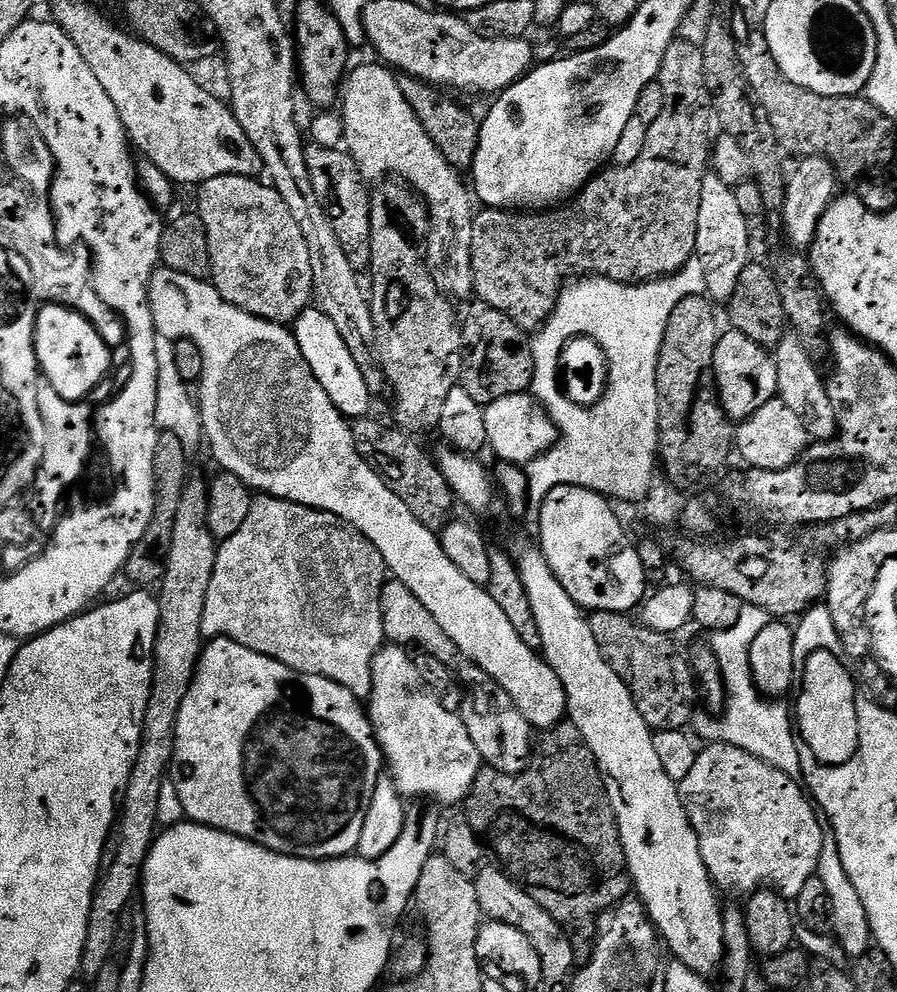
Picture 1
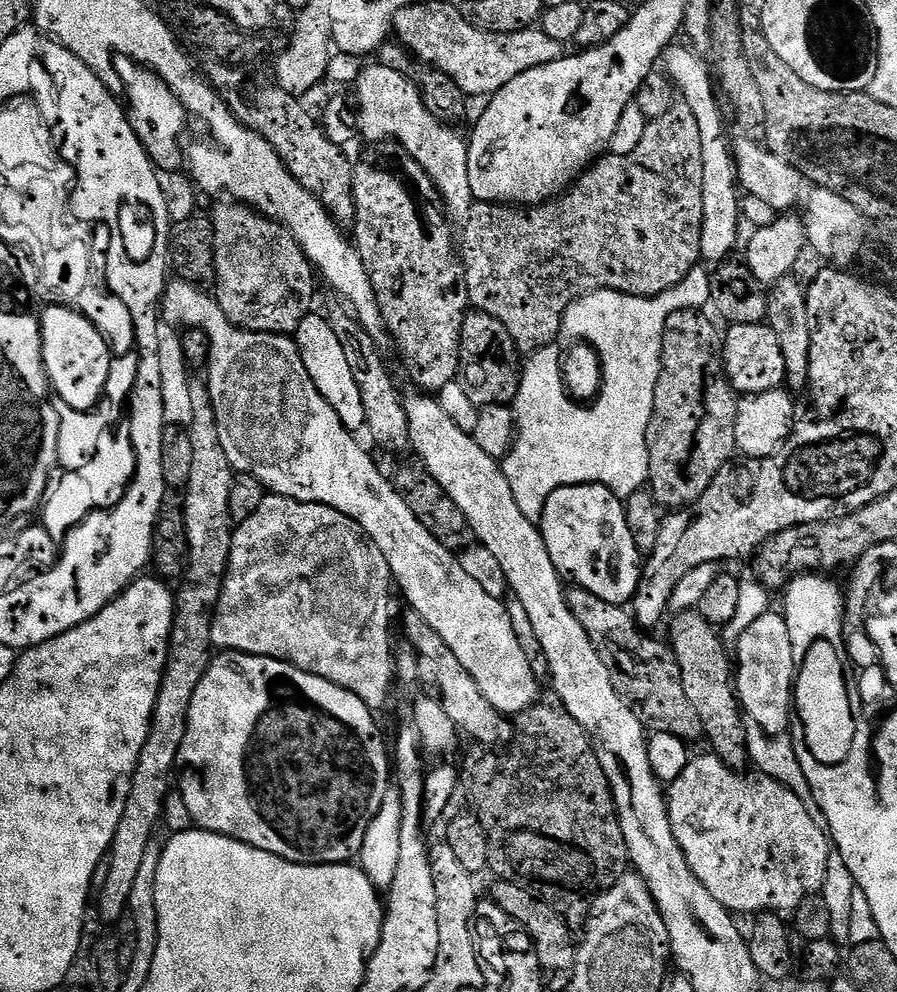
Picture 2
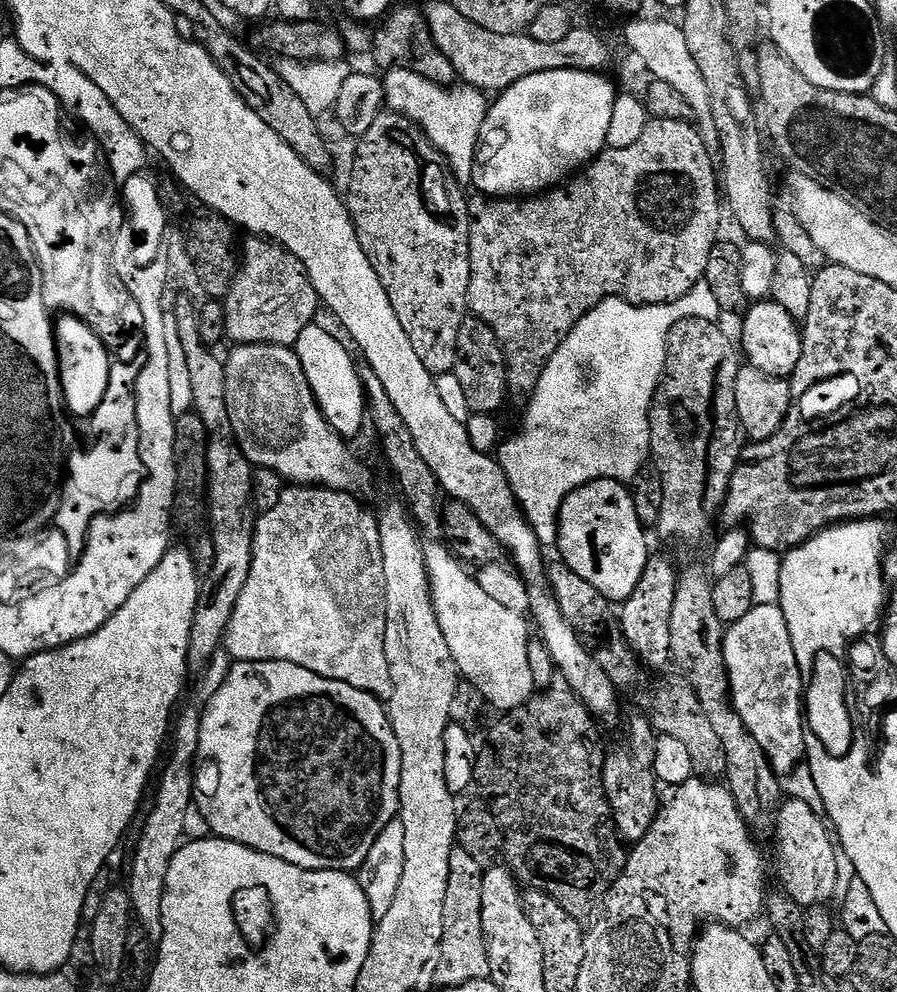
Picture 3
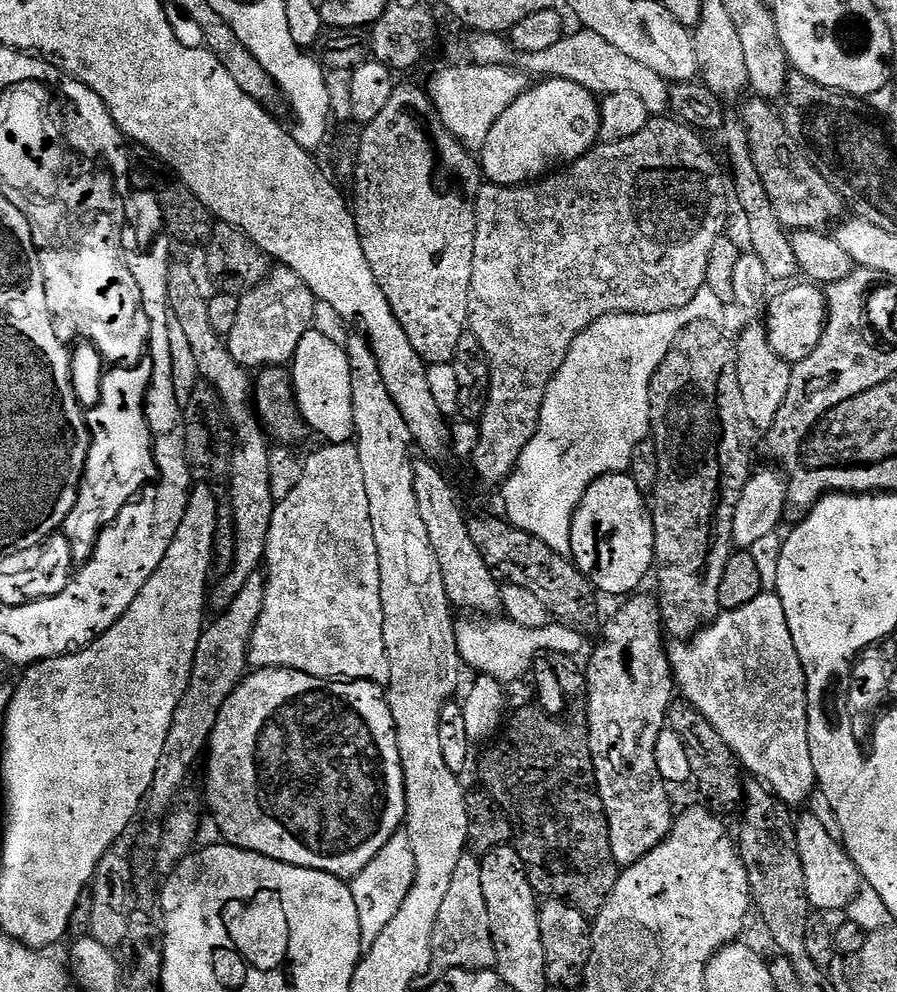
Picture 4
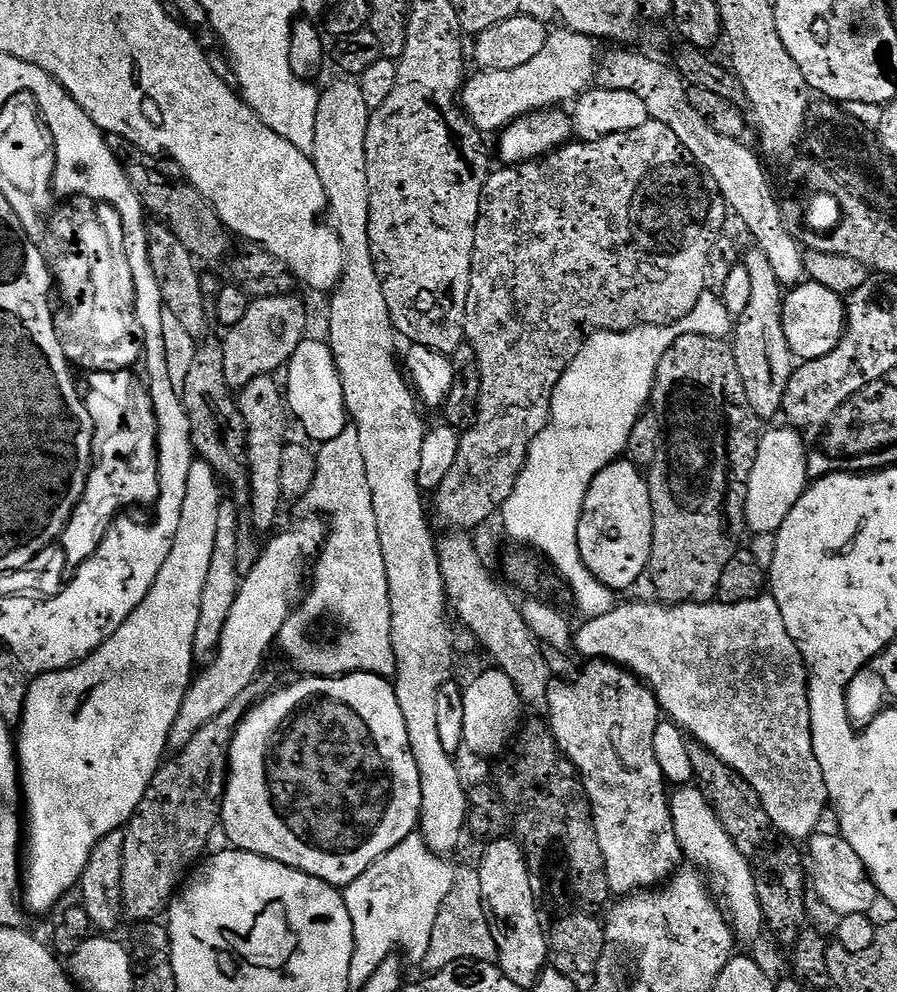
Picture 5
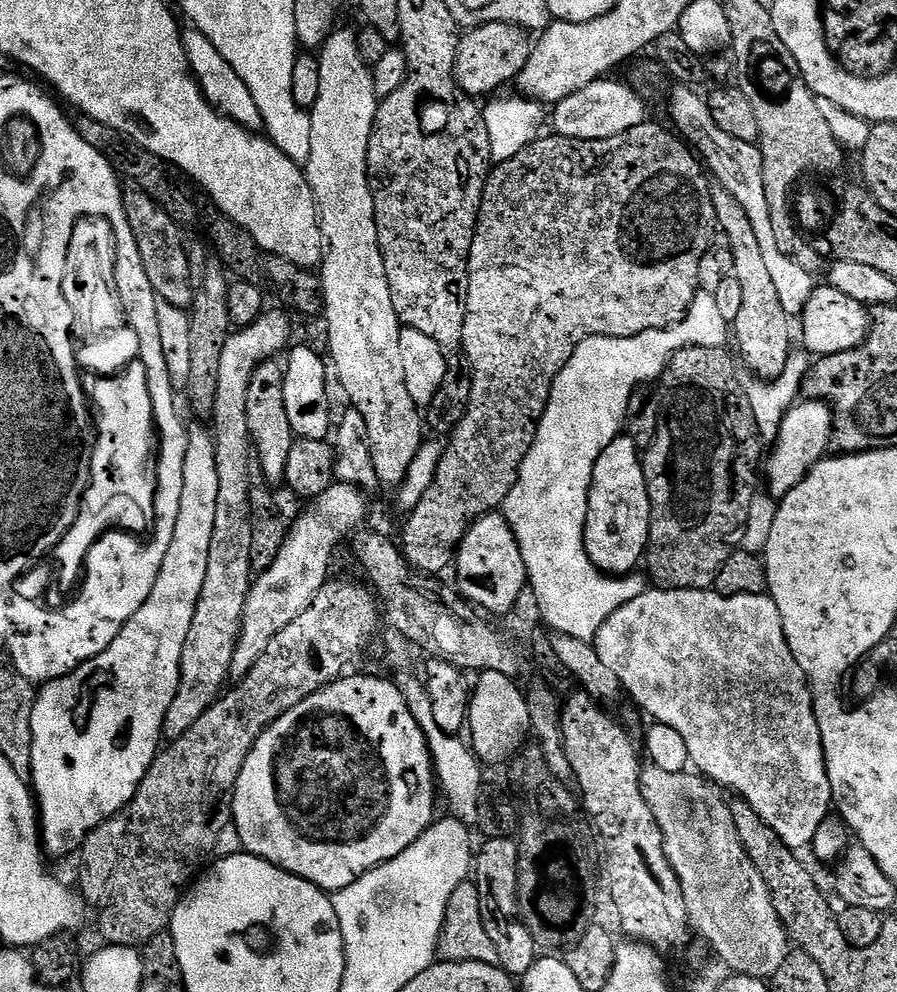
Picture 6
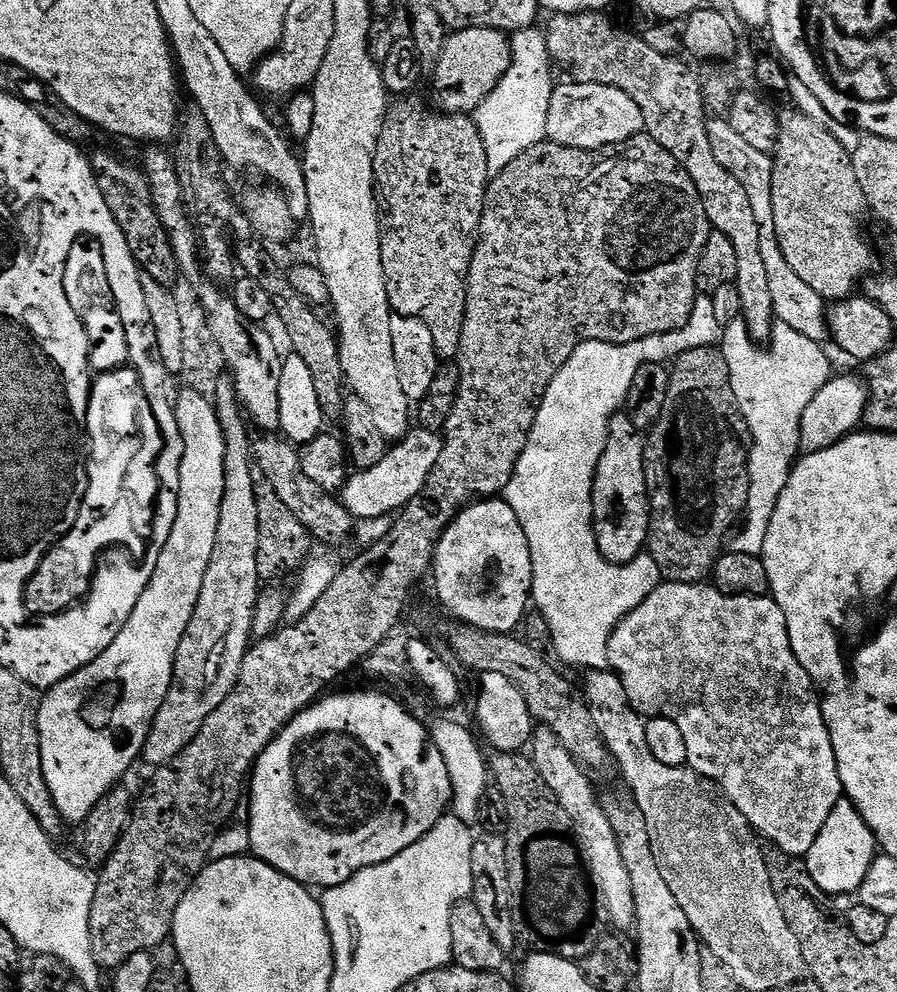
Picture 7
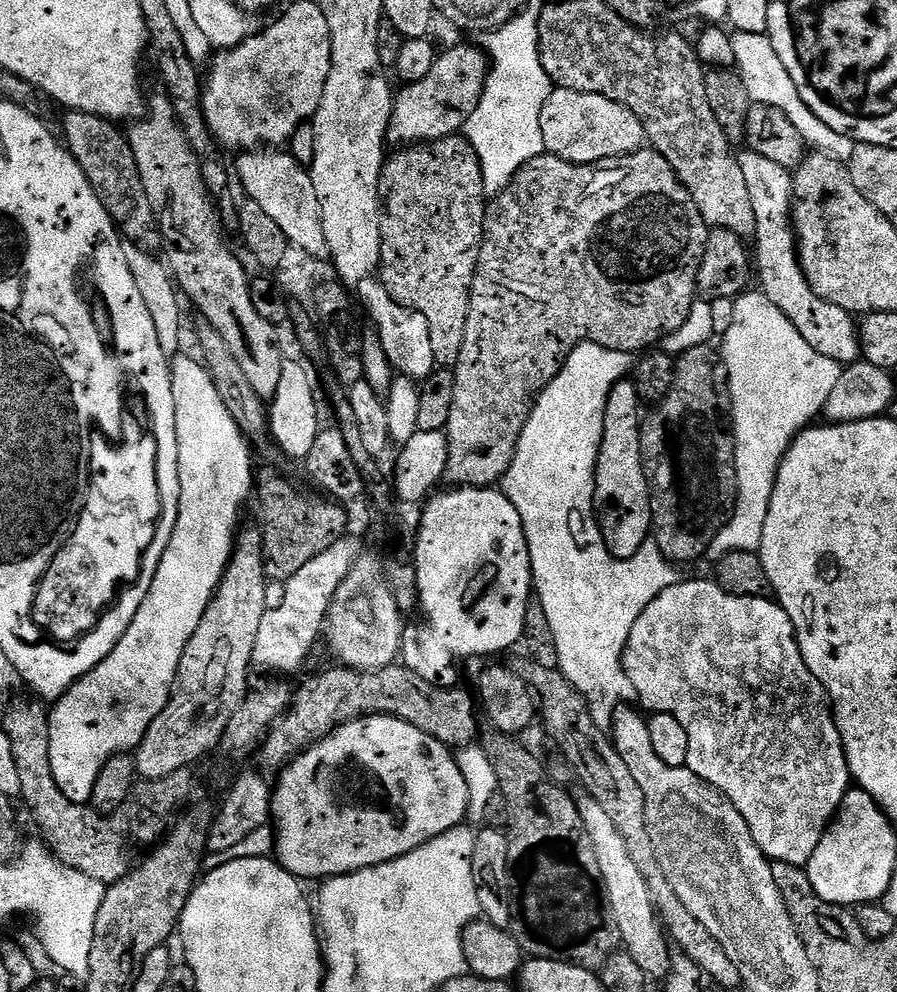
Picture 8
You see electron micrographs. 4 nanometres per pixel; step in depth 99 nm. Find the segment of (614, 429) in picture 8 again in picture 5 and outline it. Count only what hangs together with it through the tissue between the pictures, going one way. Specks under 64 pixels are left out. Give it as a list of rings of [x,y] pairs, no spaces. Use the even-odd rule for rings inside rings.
[[[627,458],[615,460],[606,466],[591,482],[584,494],[584,505],[580,511],[576,542],[582,562],[607,588],[617,594],[623,594],[632,588],[648,571],[650,550],[654,538],[654,510],[650,506],[650,490],[645,473]]]

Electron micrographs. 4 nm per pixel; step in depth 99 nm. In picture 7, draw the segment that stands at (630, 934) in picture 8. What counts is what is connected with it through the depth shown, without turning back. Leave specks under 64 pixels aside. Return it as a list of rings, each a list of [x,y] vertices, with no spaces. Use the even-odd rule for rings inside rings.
[[[537,727],[532,734],[530,745],[530,759],[532,764],[542,774],[542,782],[550,786],[550,794],[558,798],[558,806],[571,819],[572,829],[576,840],[580,844],[580,851],[584,853],[585,864],[589,867],[592,878],[593,891],[602,901],[603,909],[609,917],[609,923],[617,931],[631,931],[636,923],[636,907],[634,906],[633,884],[620,854],[619,842],[614,828],[606,814],[606,809],[596,797],[592,789],[593,777],[580,766],[569,750],[562,746],[558,736],[548,728]]]

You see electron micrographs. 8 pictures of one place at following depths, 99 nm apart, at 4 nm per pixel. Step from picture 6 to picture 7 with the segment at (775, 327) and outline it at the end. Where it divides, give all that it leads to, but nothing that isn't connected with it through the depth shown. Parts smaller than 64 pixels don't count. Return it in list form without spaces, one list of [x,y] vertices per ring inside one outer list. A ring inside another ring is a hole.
[[[561,12],[551,17],[544,32],[548,53],[553,65],[565,68],[571,79],[578,84],[601,84],[614,86],[634,98],[638,110],[642,110],[644,132],[658,142],[690,174],[690,182],[706,206],[706,218],[715,231],[726,234],[734,245],[738,258],[736,289],[740,299],[740,314],[746,322],[750,338],[768,342],[772,338],[774,302],[770,299],[770,282],[766,279],[766,265],[762,259],[760,227],[750,207],[750,197],[742,182],[721,166],[714,158],[714,146],[710,146],[708,120],[704,99],[700,93],[697,73],[692,72],[679,59],[679,55],[660,54],[648,46],[640,34],[631,36],[616,28],[614,21],[604,12],[576,12],[574,15]]]

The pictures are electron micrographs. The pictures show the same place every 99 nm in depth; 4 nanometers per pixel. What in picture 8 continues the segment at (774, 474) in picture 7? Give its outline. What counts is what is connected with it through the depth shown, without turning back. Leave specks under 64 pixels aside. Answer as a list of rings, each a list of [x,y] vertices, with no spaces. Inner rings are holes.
[[[752,291],[735,297],[734,322],[730,330],[722,333],[722,355],[728,368],[728,389],[732,395],[732,435],[736,442],[736,509],[728,525],[714,538],[710,552],[716,558],[727,552],[756,552],[759,549],[780,464],[798,433],[809,427],[817,419],[816,415],[819,417],[823,413],[830,393],[844,373],[841,364],[834,362],[834,358],[826,358],[826,354],[818,354],[818,350],[794,330],[794,322],[790,322],[763,291]]]

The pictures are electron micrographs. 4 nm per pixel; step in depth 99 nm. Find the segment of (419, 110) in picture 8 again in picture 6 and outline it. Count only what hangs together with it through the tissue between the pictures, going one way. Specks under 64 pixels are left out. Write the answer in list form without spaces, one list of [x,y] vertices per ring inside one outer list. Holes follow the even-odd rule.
[[[483,24],[465,31],[460,37],[456,59],[456,81],[473,98],[491,97],[503,84],[511,85],[532,53],[533,41],[517,24]]]

